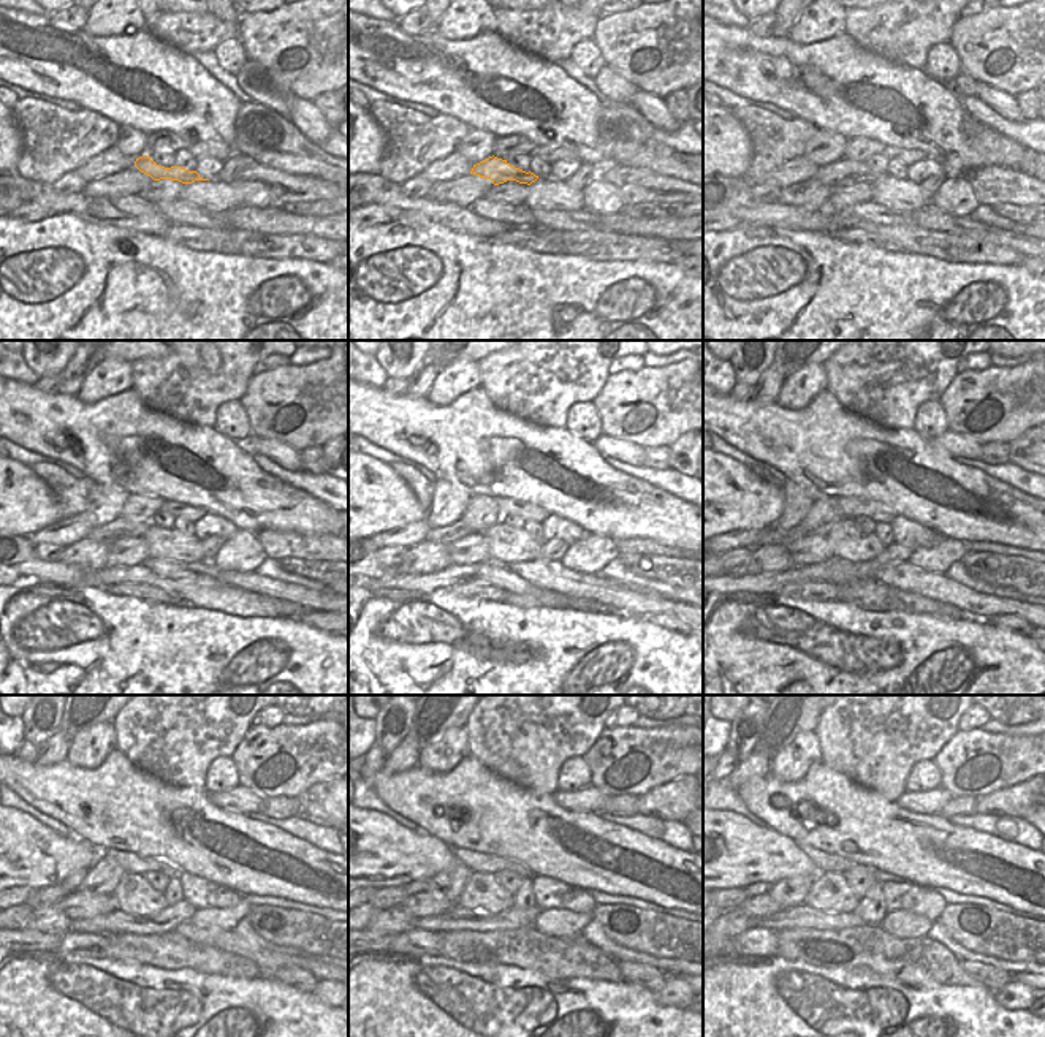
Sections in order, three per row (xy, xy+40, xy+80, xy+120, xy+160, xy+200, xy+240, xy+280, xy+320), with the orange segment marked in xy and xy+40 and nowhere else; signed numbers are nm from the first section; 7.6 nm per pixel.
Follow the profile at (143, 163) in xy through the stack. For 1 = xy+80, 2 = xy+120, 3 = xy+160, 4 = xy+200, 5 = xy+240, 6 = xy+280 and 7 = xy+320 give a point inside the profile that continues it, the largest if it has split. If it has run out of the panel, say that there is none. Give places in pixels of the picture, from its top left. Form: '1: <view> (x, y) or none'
1: xy+80 (844, 171)
2: xy+120 (119, 527)
3: xy+160 (445, 535)
4: xy+200 (768, 535)
5: xy+240 (38, 898)
6: xy+280 (383, 898)
7: xy+320 (735, 896)

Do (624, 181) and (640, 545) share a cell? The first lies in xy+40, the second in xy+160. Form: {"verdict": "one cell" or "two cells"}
{"verdict": "one cell"}

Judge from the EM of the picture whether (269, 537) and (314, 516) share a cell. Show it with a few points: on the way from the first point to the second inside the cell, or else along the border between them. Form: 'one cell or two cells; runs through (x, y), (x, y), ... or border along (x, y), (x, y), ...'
two cells; border along (255, 532), (279, 529), (319, 534)

